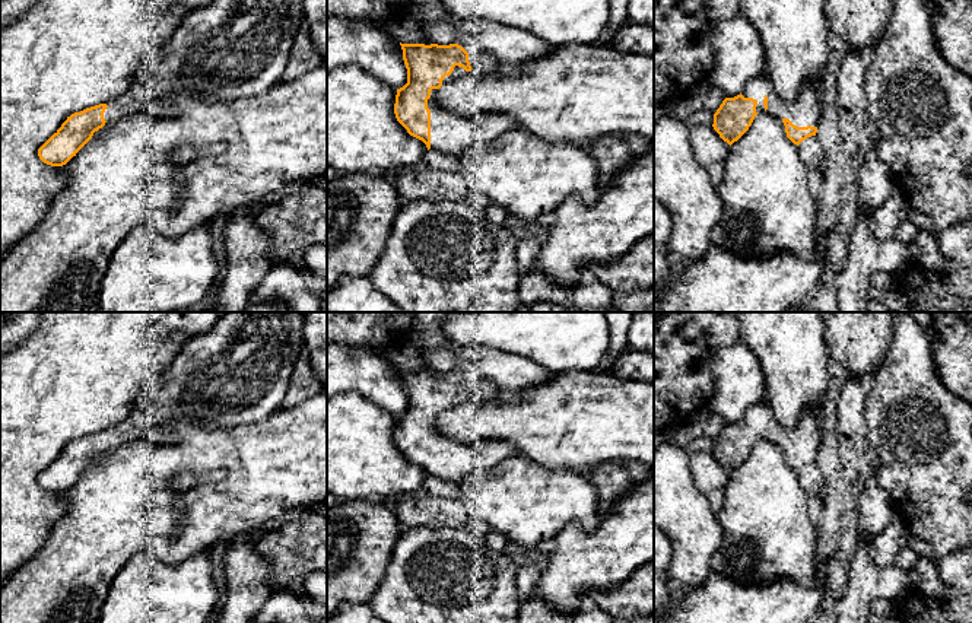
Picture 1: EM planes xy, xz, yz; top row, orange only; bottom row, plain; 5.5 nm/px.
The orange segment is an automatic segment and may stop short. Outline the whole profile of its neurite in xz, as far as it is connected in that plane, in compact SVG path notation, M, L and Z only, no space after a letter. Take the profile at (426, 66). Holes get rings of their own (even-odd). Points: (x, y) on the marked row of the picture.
M401 44L407 83L397 89L394 114L407 133L422 140L428 150L460 156L480 142L522 128L505 114L464 117L444 109L435 99L438 89L470 73L502 69L487 51L467 53L458 44Z

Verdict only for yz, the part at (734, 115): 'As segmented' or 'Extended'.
Extended

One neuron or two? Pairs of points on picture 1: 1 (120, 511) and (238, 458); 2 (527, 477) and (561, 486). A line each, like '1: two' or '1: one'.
1: one
2: one

